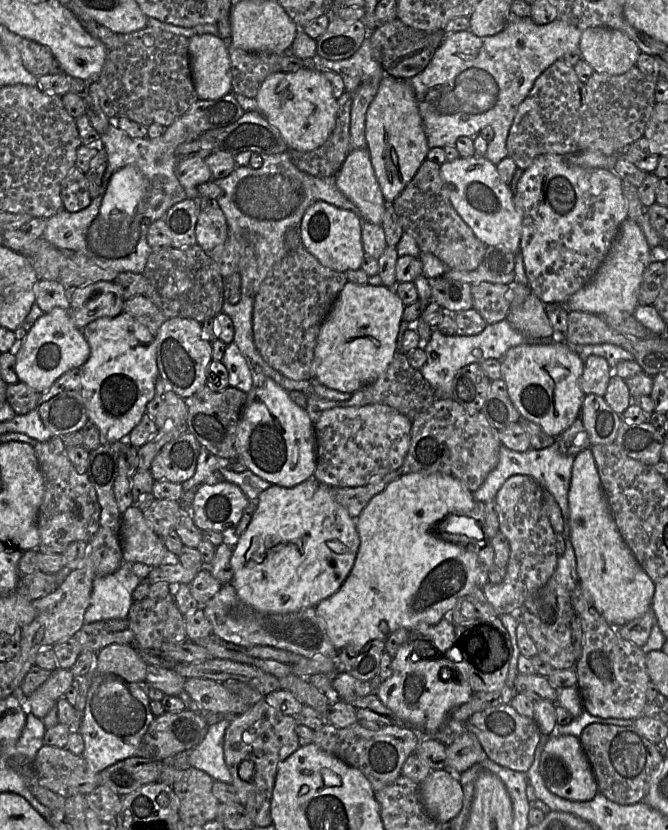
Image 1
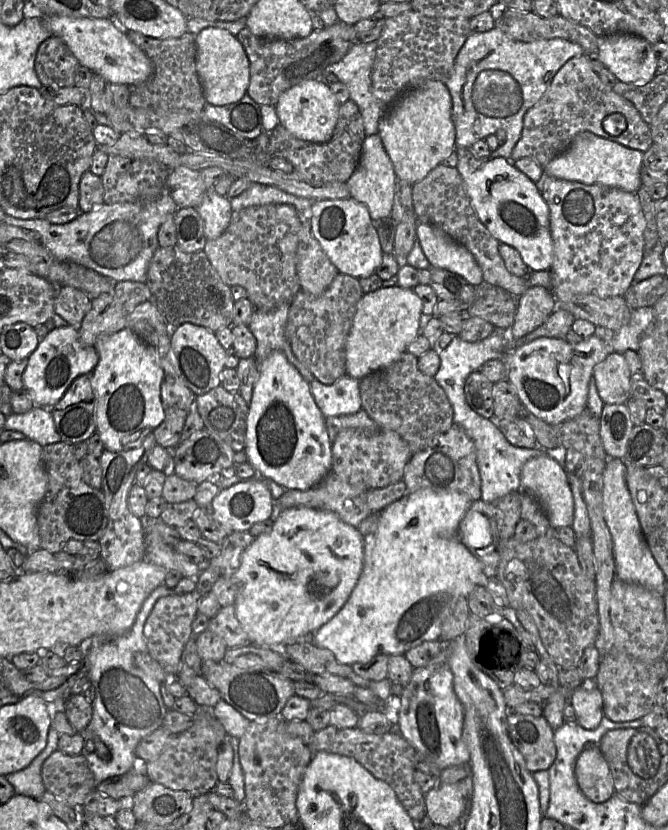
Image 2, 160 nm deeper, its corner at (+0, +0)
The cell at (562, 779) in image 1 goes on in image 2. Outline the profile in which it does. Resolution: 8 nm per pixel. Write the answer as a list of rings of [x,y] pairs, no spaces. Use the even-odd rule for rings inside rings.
[[[588,747],[579,755],[575,776],[579,788],[592,802],[604,803],[615,795],[609,765],[599,748]]]

